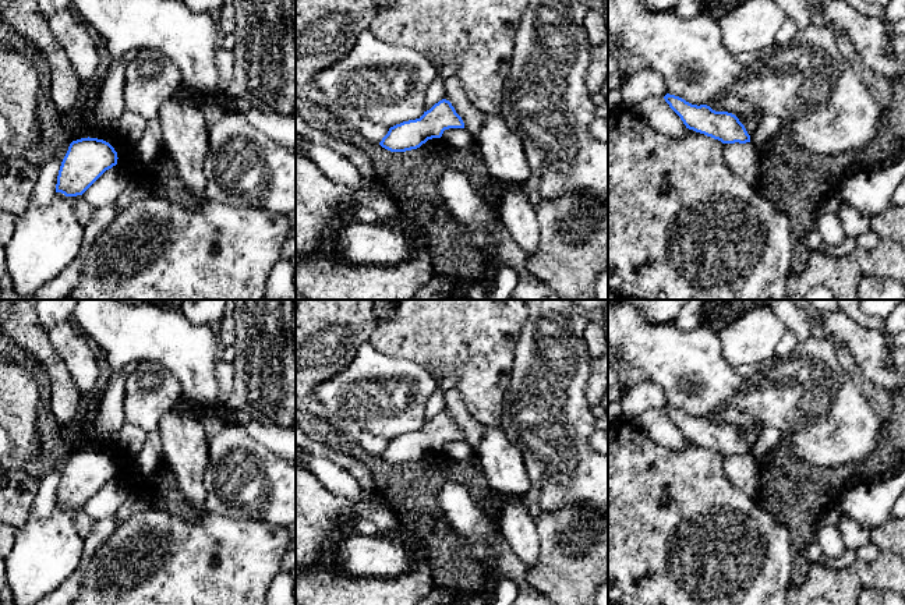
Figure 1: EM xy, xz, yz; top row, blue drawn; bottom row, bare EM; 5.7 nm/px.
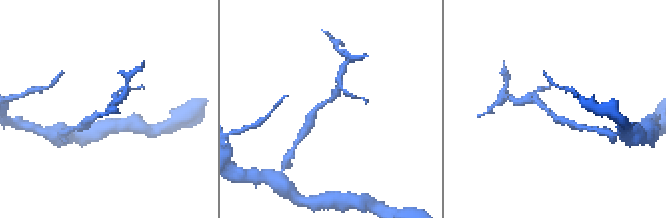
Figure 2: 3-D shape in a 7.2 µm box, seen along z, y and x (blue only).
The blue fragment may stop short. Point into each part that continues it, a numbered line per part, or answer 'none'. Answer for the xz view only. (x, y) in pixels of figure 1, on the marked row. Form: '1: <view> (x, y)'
none

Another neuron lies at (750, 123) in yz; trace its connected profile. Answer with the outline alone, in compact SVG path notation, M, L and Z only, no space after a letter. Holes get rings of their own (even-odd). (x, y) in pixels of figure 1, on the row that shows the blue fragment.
M756 112L752 116L742 116L742 114L735 114L739 121L745 125L747 134L750 135L750 138L753 137L760 120L764 117L764 114L761 112Z

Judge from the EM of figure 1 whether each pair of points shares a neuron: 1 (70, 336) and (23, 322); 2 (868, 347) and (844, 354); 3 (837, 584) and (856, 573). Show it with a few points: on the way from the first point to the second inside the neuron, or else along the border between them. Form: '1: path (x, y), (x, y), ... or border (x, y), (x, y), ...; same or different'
1: border (46, 329), (52, 347), (62, 358); different
2: border (837, 343), (842, 343), (852, 354); different
3: path (841, 584), (845, 584), (852, 577); same

